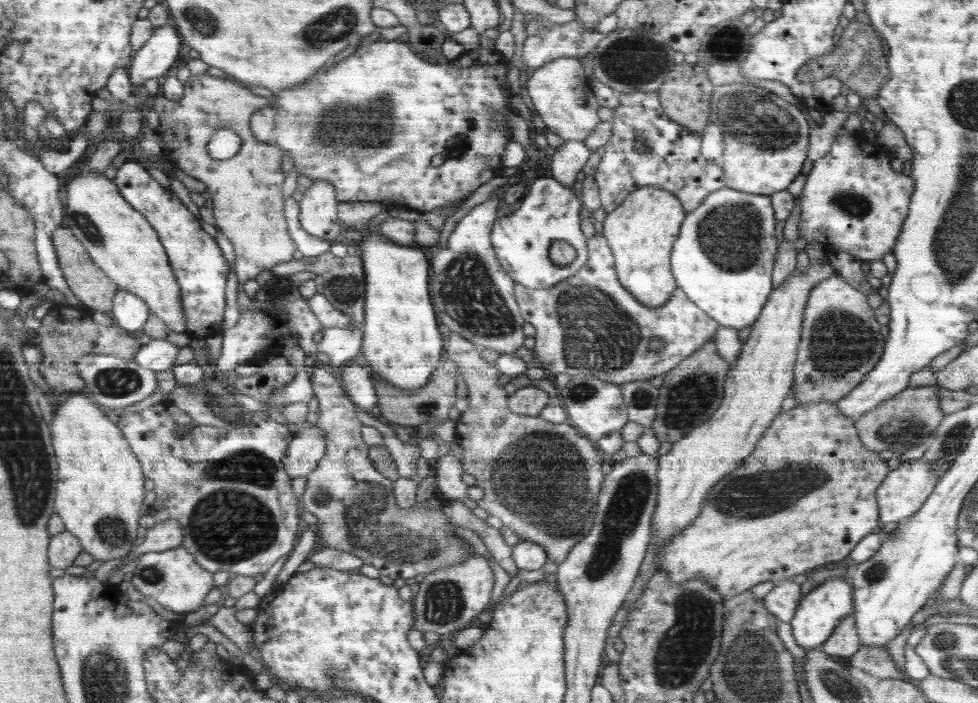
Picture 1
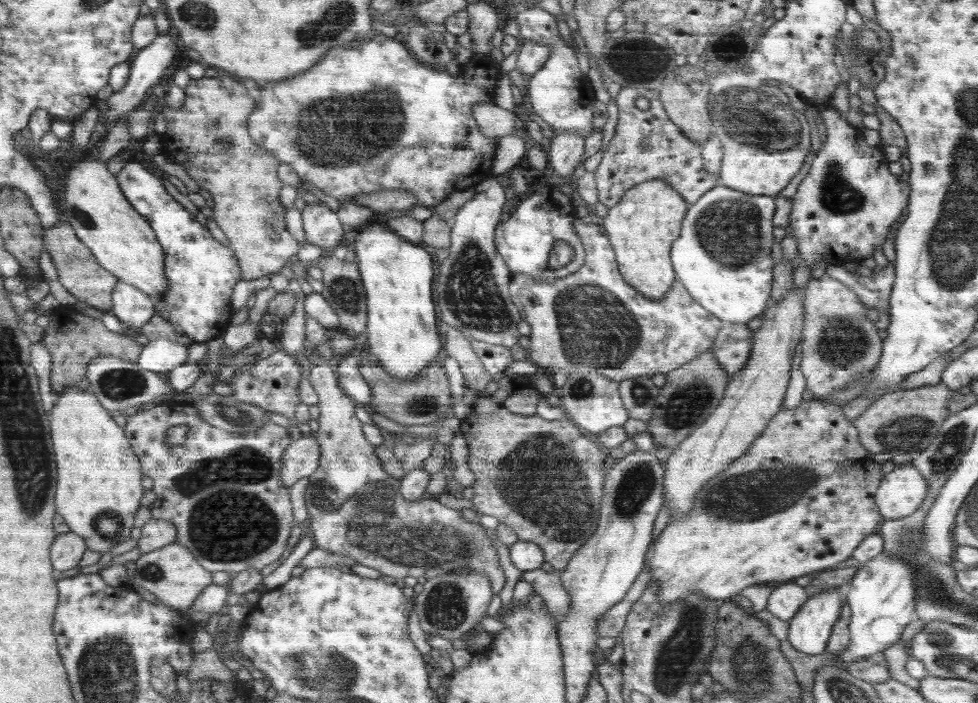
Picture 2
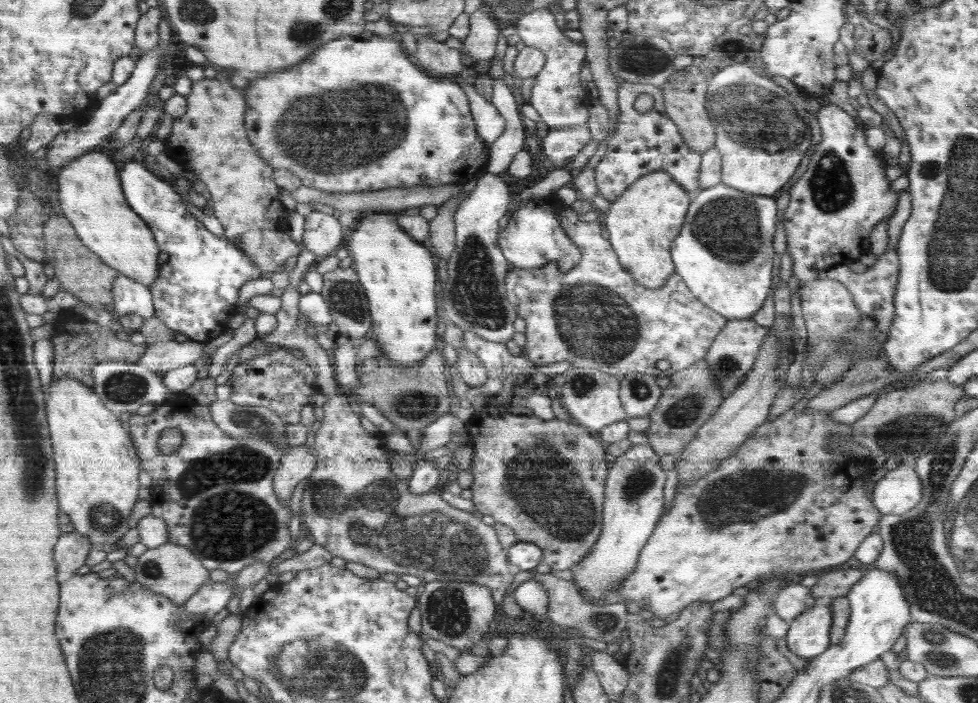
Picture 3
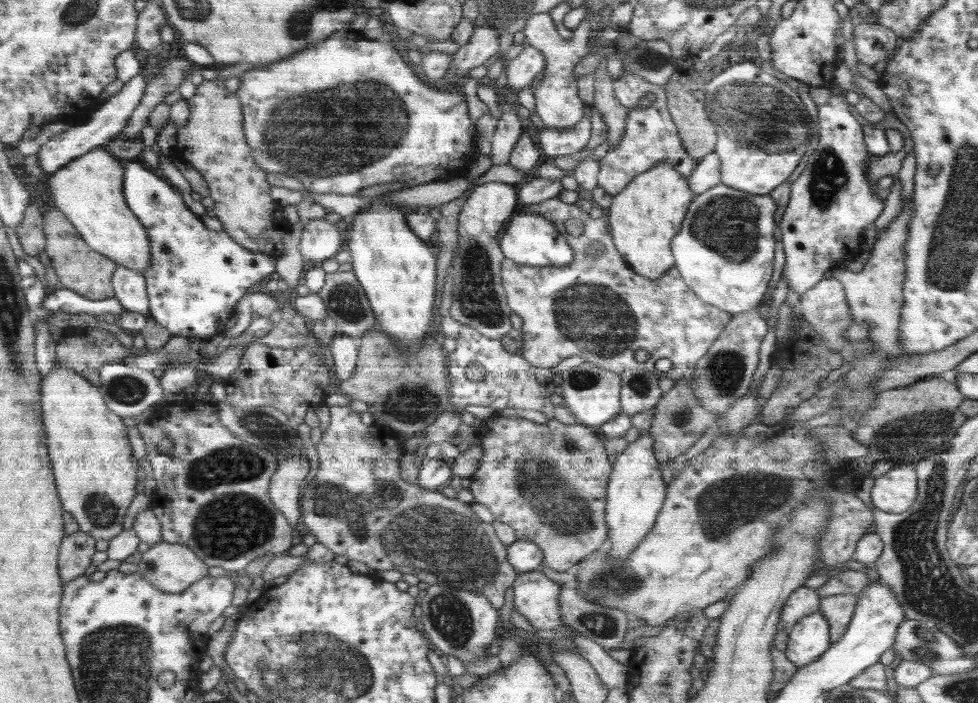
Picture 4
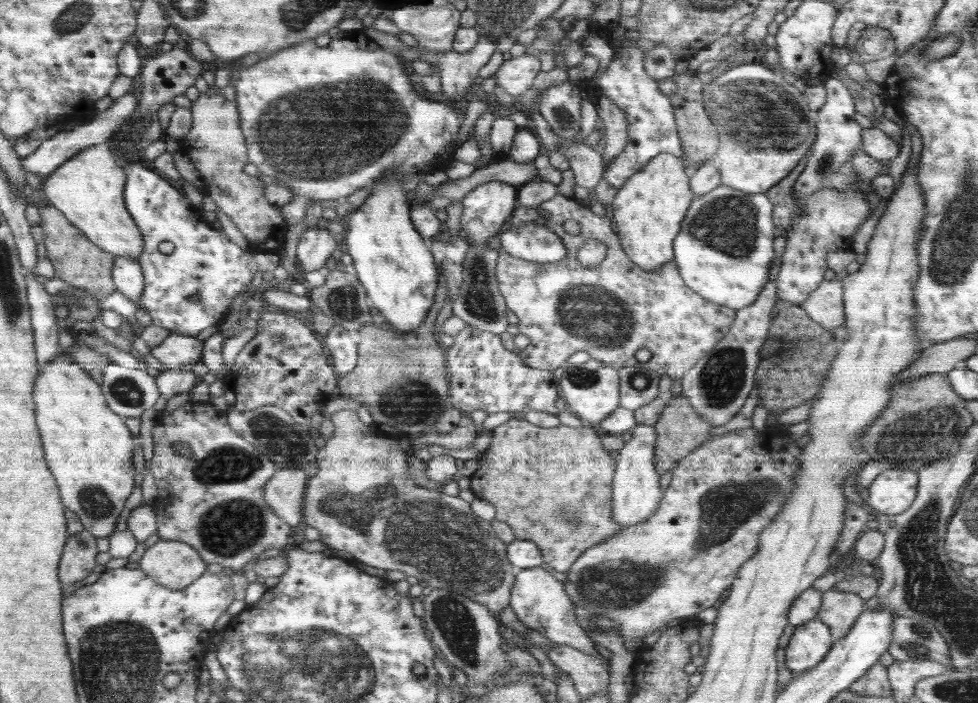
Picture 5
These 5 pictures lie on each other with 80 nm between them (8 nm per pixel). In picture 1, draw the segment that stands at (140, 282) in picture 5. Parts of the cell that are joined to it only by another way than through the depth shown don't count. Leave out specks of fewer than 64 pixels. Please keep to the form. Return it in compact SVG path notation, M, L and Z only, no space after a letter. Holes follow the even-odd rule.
M119 288L113 298L111 315L114 324L118 324L126 332L140 334L152 316L152 311L145 299Z

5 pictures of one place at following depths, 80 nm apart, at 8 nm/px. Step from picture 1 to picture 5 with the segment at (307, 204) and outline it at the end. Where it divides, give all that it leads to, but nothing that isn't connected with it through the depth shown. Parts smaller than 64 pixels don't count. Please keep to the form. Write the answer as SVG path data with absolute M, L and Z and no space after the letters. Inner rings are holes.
M316 225L306 229L299 238L296 258L301 275L321 269L331 255L338 255L338 241L329 230Z

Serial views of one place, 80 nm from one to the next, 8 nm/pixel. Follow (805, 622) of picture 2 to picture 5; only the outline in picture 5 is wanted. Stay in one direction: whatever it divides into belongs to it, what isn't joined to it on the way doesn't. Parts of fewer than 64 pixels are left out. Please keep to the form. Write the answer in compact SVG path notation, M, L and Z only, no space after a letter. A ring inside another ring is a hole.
M818 618L812 619L806 624L795 627L788 646L785 646L787 667L793 672L794 678L804 674L808 669L814 668L828 654L832 648L833 638L829 626Z

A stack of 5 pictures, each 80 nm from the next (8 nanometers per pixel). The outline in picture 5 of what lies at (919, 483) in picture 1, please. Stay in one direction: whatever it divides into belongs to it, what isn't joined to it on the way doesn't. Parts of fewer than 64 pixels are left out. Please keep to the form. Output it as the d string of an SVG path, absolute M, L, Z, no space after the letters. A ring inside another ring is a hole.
M884 471L868 487L865 505L874 513L900 514L915 501L918 481L914 471Z

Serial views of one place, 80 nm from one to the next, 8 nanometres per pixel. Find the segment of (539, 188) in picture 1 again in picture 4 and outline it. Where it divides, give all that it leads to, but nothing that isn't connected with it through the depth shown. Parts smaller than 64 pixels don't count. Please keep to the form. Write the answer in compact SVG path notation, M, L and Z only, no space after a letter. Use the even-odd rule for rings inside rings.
M521 212L510 219L510 226L502 234L501 247L506 259L528 266L562 266L571 263L576 256L568 239L556 226L535 212Z

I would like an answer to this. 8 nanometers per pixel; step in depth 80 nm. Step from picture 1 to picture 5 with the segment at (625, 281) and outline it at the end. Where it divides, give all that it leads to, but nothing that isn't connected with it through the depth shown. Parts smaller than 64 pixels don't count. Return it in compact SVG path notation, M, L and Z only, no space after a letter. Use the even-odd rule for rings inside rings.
M657 154L648 165L624 182L611 202L613 223L621 239L621 247L642 270L653 271L673 260L673 240L696 197L690 190L689 177L684 173L685 166L686 163L677 155Z

